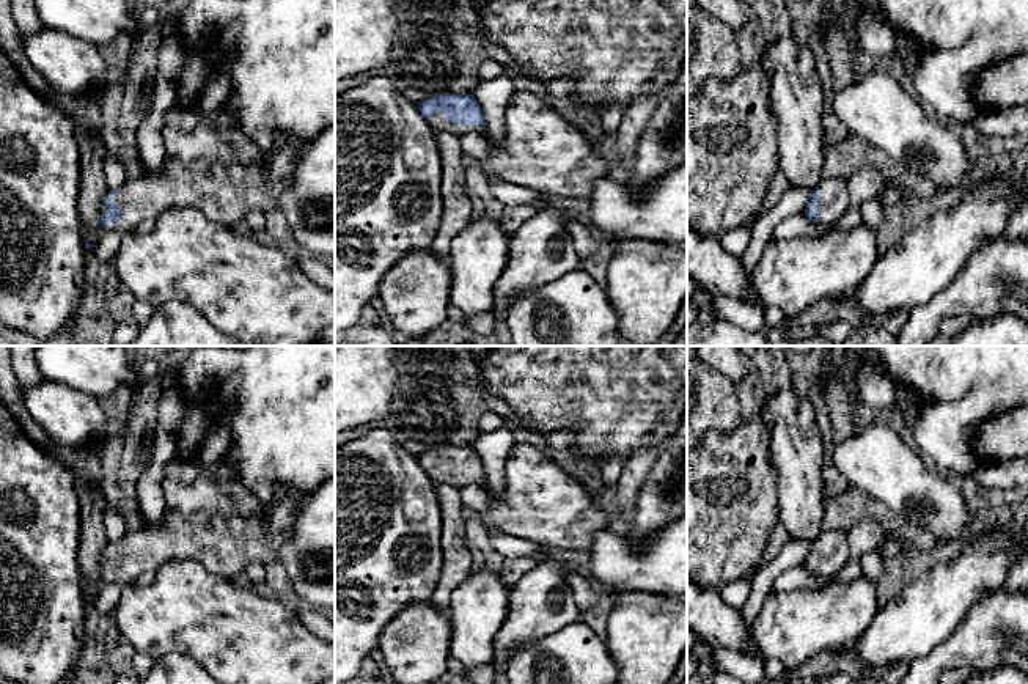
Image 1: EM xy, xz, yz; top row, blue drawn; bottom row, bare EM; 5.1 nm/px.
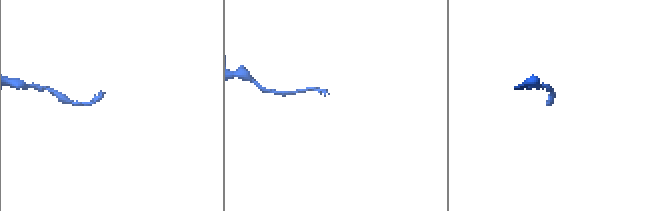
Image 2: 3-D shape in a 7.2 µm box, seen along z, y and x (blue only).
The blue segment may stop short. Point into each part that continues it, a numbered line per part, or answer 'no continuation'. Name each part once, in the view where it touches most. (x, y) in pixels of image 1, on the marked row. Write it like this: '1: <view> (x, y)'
1: xz (439, 125)

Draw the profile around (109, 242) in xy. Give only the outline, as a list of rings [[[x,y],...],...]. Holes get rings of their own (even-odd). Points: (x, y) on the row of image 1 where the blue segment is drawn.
[[[123,230],[104,233],[93,250],[86,250],[85,264],[107,264],[116,253],[123,237]]]

